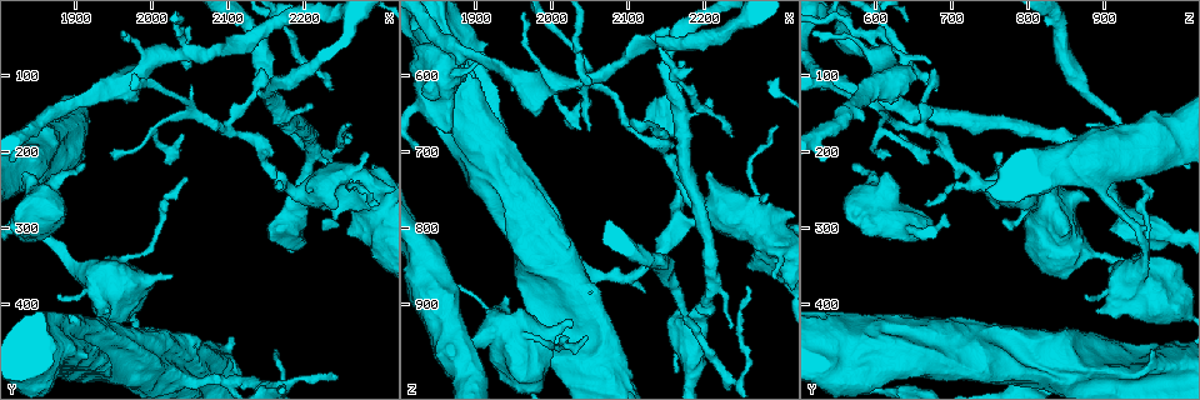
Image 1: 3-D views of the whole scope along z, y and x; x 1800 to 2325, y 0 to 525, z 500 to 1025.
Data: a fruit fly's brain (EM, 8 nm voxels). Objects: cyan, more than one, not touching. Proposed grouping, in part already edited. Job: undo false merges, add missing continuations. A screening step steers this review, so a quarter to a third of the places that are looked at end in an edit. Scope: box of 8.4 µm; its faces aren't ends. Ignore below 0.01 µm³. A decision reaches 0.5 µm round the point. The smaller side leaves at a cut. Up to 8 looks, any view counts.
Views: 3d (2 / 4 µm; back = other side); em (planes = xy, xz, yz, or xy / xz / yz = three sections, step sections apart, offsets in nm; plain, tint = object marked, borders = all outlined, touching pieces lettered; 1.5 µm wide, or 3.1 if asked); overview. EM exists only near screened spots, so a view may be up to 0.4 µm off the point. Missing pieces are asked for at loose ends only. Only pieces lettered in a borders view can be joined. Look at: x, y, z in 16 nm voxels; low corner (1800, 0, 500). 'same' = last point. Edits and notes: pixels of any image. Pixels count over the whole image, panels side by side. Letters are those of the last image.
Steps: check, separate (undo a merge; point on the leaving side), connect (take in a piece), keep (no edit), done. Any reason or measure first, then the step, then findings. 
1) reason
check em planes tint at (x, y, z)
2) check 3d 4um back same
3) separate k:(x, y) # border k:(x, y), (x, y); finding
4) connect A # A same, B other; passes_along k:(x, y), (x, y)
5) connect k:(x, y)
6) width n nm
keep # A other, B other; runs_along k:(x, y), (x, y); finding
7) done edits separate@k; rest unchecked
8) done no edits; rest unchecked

sudden change in width
check em xy step 8 tint at (2265, 240, 765)

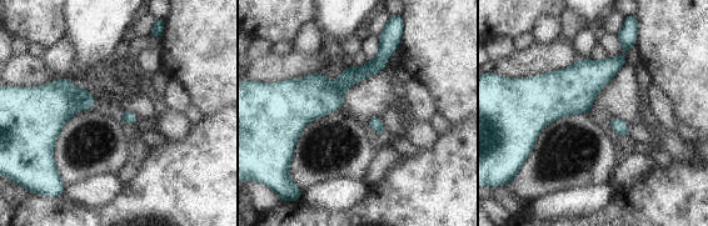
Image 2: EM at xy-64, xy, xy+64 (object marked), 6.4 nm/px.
cut it another way
check em xz step 4 borders same

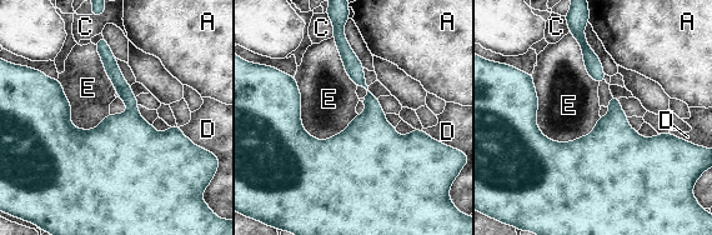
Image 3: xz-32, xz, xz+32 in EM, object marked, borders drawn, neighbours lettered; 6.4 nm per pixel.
width 180 nm
keep # A other, C other, D other, E other; one neuron here

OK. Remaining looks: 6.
check em planes borders at (2230, 205, 1000)

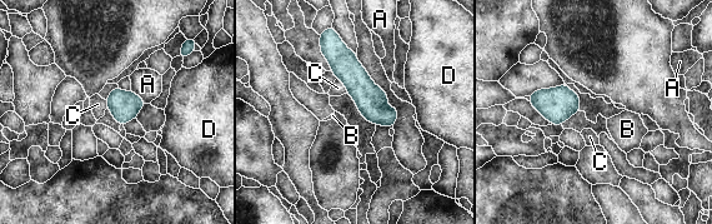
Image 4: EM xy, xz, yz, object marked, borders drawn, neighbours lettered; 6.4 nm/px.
longest_contact A 140 nm
keep # A other, B other, C other, D other; border 4:(130, 90), (146, 103); one neuron here

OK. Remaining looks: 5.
free end
check 3d 2um back at (1940, 410, 890)

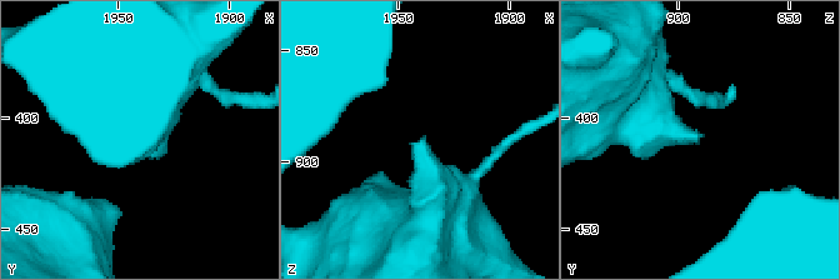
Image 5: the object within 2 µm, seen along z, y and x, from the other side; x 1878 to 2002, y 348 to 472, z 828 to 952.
check em yz step 4 borders at (1942, 410, 892)

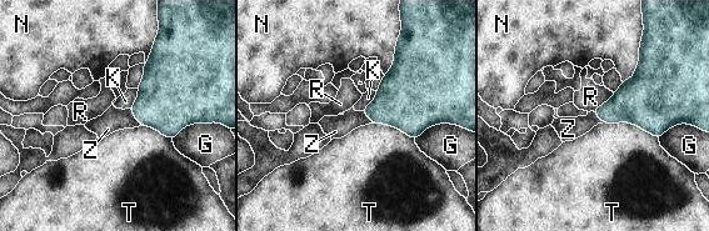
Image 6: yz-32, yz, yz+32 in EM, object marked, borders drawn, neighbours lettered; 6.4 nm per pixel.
check em planes borders same

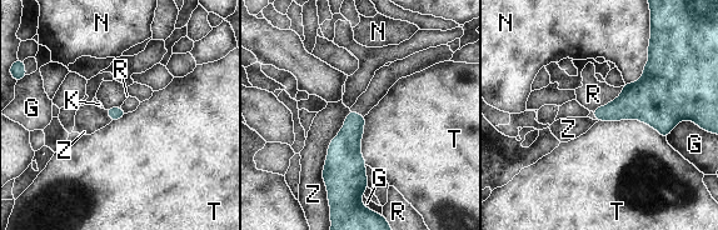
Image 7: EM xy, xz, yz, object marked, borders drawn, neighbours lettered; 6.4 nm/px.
keep # G other, K other, N other, R other, T other, Z other; border 7:(598, 120), (638, 119), (666, 138); no lettered piece goes on from it

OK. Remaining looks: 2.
done no edits; rest unchecked

